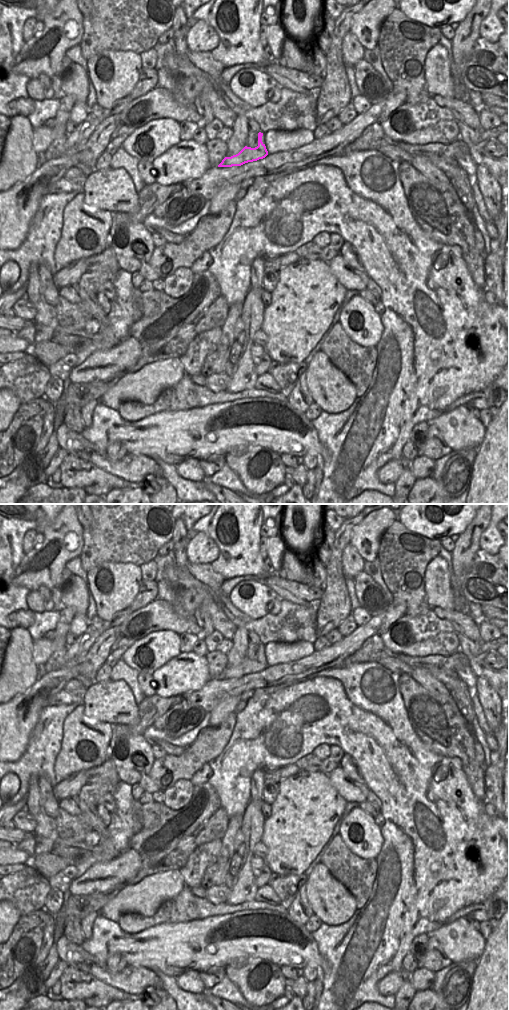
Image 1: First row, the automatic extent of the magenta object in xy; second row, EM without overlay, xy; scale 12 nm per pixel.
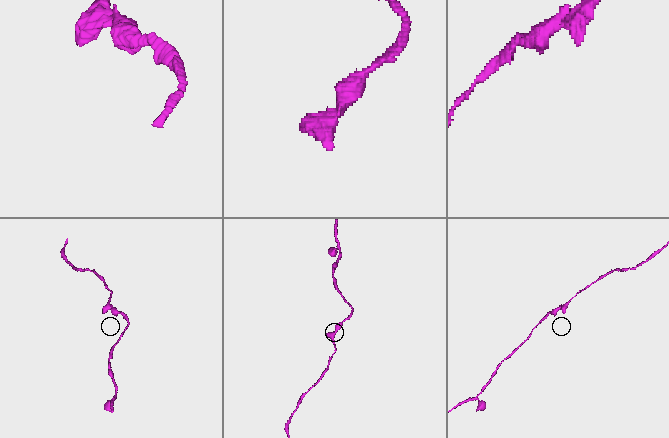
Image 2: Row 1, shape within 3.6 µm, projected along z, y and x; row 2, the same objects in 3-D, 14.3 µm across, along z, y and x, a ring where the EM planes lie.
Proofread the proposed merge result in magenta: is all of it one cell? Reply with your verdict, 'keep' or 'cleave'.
keep

